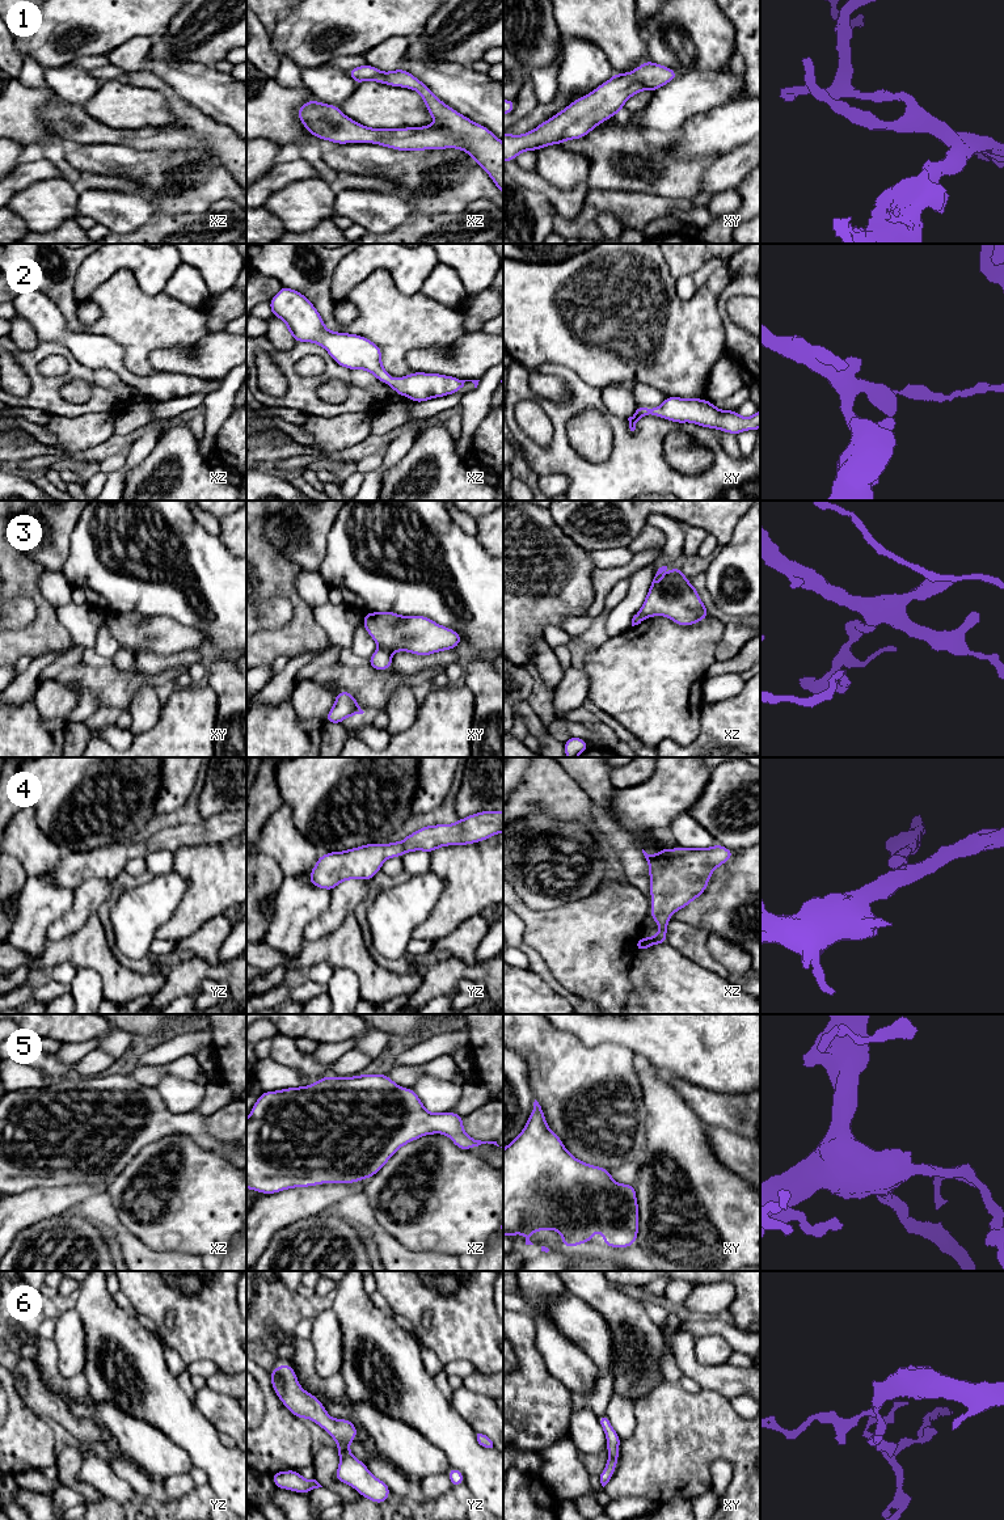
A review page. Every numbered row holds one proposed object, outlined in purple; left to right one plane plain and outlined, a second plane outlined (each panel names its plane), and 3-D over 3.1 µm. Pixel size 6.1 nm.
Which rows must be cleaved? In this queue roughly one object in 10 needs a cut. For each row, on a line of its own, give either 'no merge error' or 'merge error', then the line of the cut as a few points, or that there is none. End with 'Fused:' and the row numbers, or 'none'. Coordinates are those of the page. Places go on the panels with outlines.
1: no merge error; cut none
2: no merge error; cut none
3: merge error; cut xy (379, 646), (391, 655)
4: no merge error; cut none
5: no merge error; cut none
6: no merge error; cut none
Fused: 3

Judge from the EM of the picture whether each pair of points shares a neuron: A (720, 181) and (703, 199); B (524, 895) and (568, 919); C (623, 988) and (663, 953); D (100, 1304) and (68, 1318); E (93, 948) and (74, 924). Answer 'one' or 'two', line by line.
A: two
B: two
C: two
D: two
E: two

